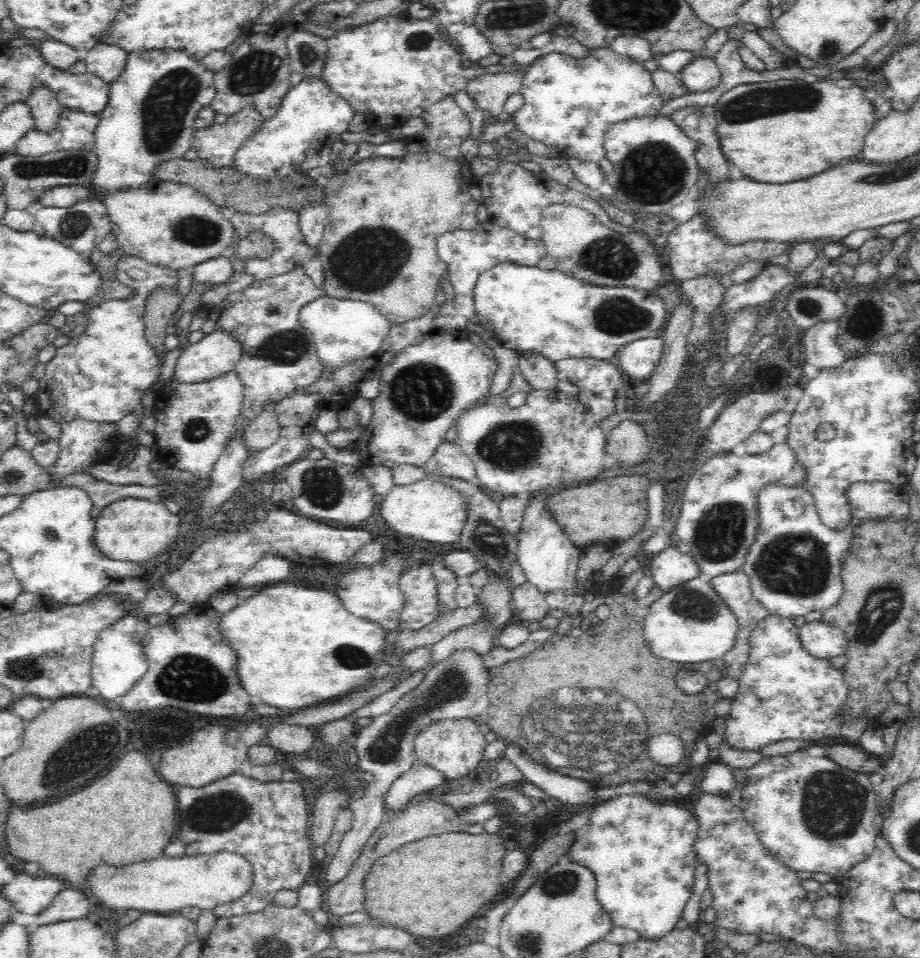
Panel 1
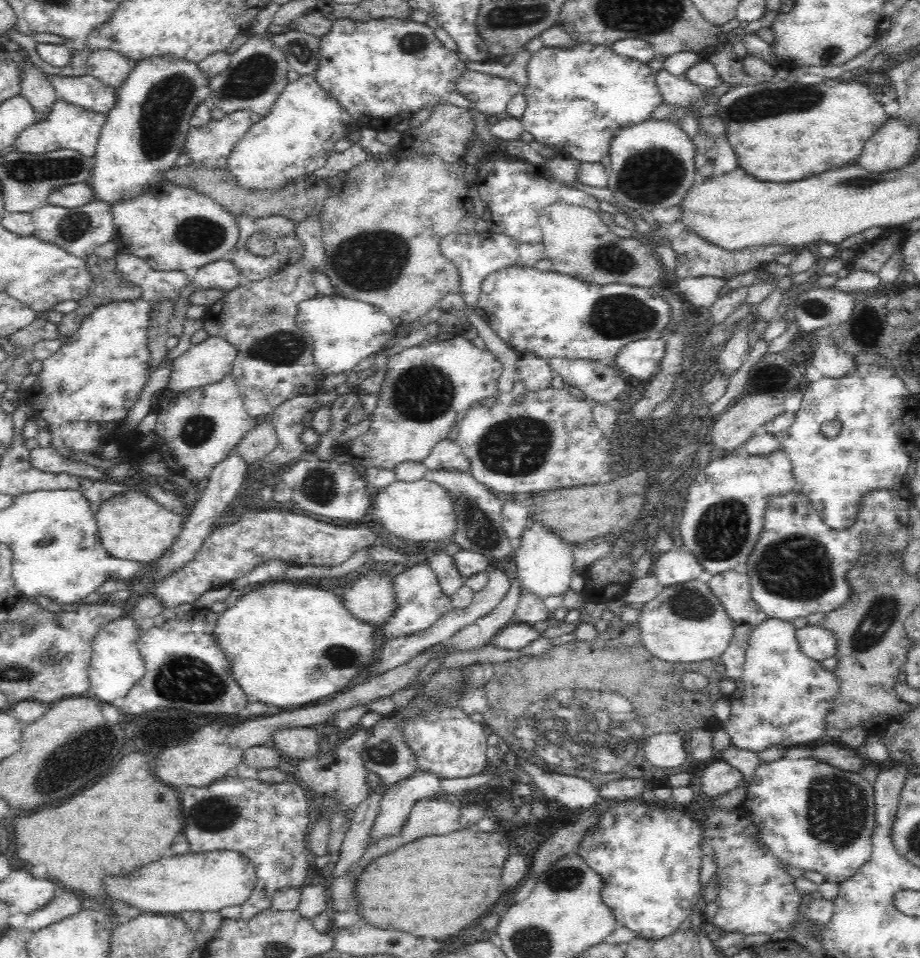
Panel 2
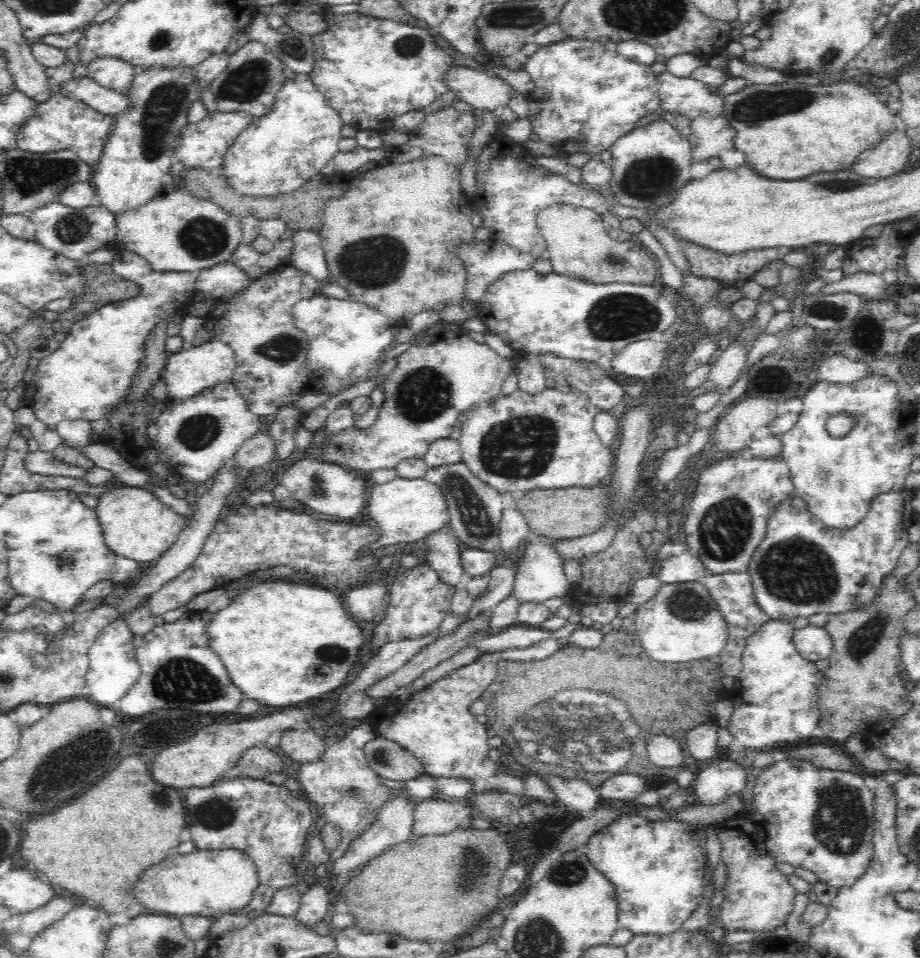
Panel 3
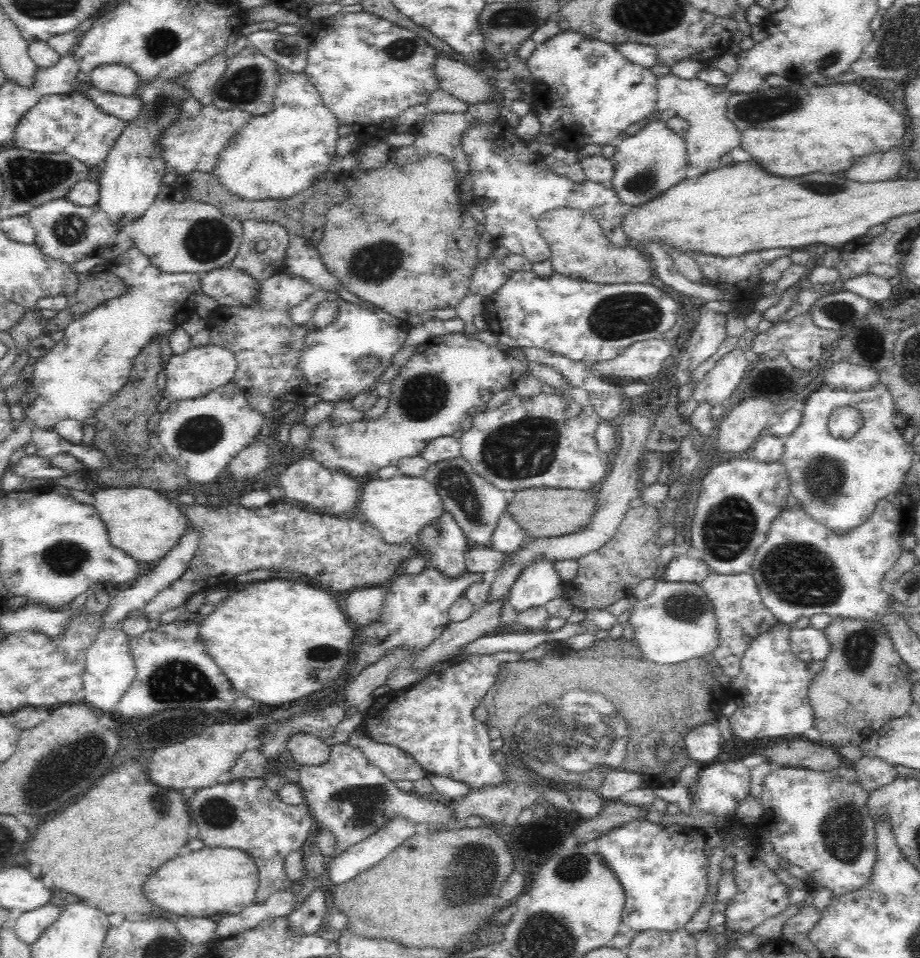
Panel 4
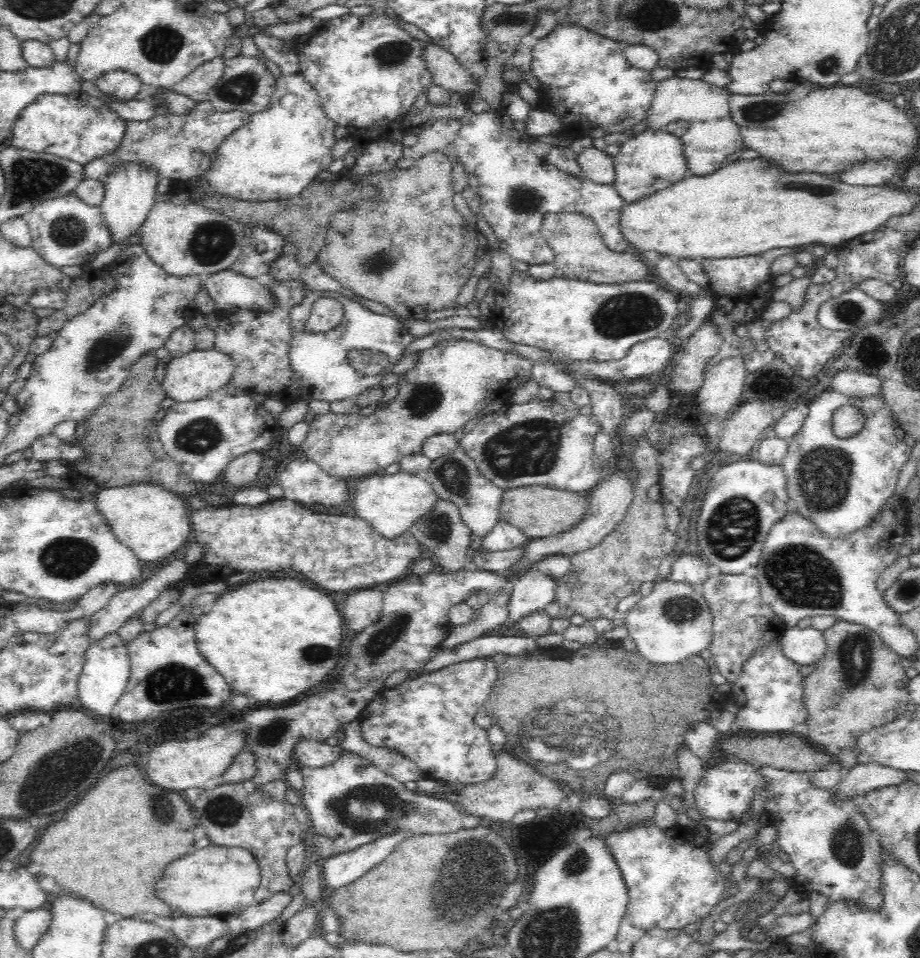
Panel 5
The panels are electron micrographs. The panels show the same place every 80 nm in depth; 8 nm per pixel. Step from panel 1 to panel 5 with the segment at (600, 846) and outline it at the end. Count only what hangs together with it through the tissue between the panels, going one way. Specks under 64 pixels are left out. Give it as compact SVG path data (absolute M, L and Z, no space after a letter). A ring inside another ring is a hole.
M656 825L632 827L630 830L610 833L607 835L607 843L628 887L630 904L627 912L632 915L632 927L644 931L656 927L681 930L684 926L704 921L722 901L730 900L739 889L735 880L729 880L729 883L714 865L708 854L708 844L695 828L686 830L676 826L669 831L662 831Z

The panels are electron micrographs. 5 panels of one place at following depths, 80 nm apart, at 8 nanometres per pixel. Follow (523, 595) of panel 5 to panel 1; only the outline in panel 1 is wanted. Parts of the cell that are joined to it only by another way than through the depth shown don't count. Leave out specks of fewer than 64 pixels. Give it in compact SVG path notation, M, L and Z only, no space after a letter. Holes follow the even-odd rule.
M542 490L531 497L527 506L520 533L517 538L516 560L520 564L526 581L546 596L551 592L569 592L577 578L580 549L563 534L562 527L550 517L550 511L544 507L544 500L550 491Z

